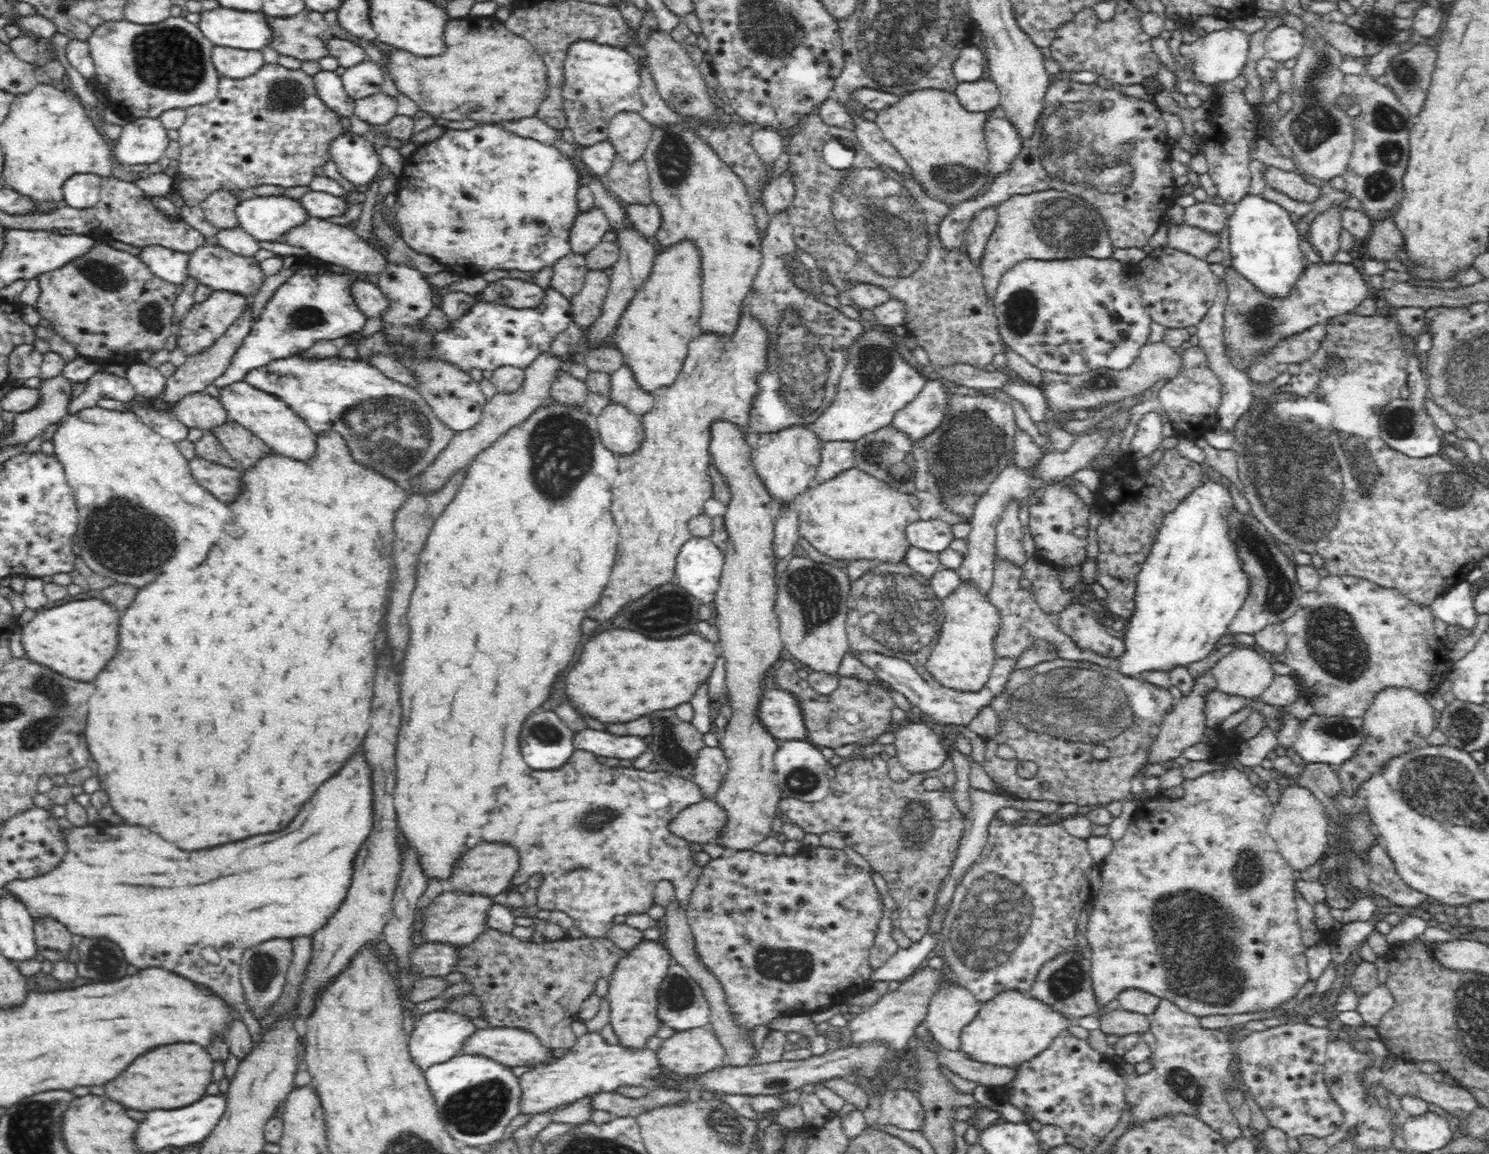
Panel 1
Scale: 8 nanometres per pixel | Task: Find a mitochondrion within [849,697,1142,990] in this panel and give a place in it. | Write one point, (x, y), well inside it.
(992, 922)

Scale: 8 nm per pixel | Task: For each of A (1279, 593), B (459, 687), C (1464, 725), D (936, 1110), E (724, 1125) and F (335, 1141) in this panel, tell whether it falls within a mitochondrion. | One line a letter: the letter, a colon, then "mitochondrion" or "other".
A: mitochondrion
B: other
C: mitochondrion
D: other
E: mitochondrion
F: other

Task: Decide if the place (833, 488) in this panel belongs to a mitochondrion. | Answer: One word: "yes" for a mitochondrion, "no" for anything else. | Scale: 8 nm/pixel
no

